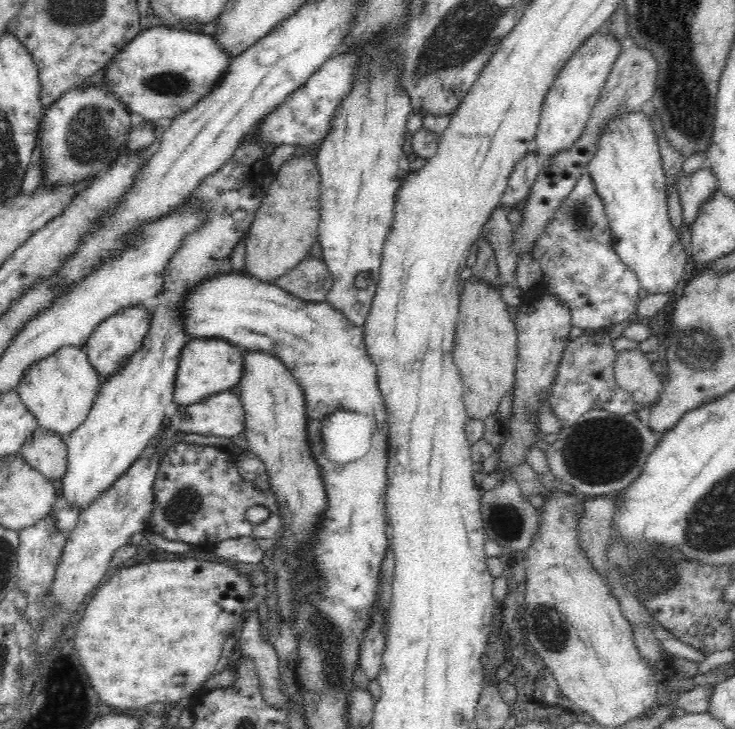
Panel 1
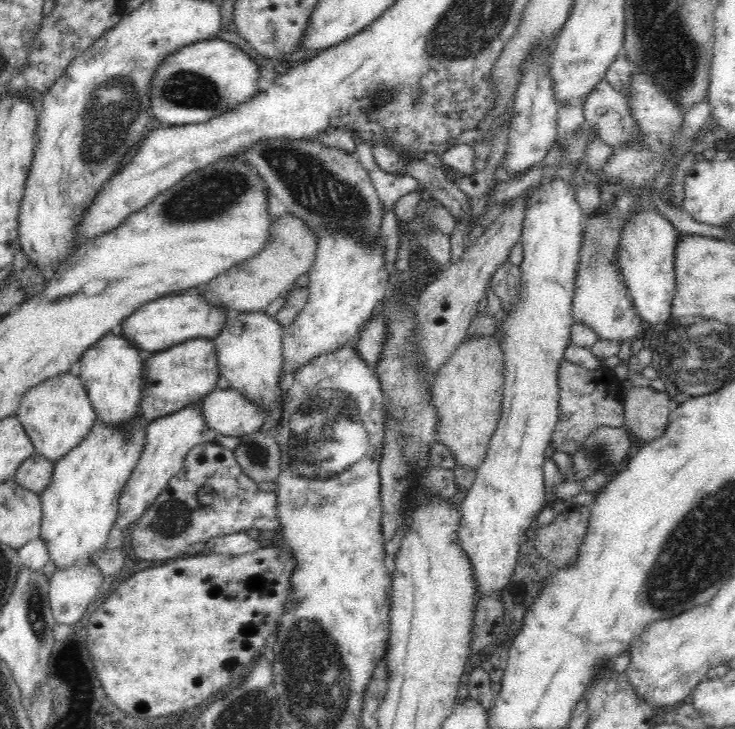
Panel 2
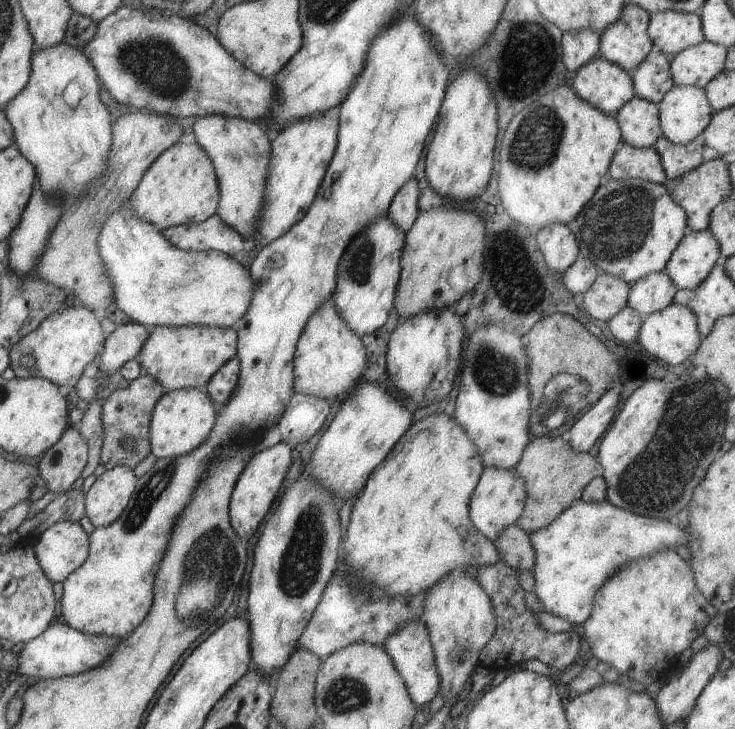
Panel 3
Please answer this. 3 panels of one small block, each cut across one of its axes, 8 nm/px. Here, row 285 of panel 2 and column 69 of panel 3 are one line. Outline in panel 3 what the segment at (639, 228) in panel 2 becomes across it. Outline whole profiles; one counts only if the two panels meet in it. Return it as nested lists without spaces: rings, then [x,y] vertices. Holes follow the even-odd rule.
[[[53,621],[53,624],[44,630],[39,636],[24,642],[25,645],[18,652],[17,668],[14,679],[17,681],[28,676],[31,678],[59,678],[87,672],[91,668],[103,664],[122,638],[105,635],[92,635],[69,628],[65,624]]]

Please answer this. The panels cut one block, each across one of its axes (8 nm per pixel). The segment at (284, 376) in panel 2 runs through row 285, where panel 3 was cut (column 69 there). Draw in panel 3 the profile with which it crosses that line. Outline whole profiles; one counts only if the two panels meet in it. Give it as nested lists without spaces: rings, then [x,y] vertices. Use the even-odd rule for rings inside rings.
[[[83,306],[67,307],[46,316],[35,330],[31,330],[22,339],[19,339],[19,342],[11,345],[9,349],[9,367],[17,378],[41,377],[63,390],[70,389],[79,380],[85,364],[93,363],[96,359],[101,351],[101,346],[104,344],[105,337],[106,335],[93,311]]]

